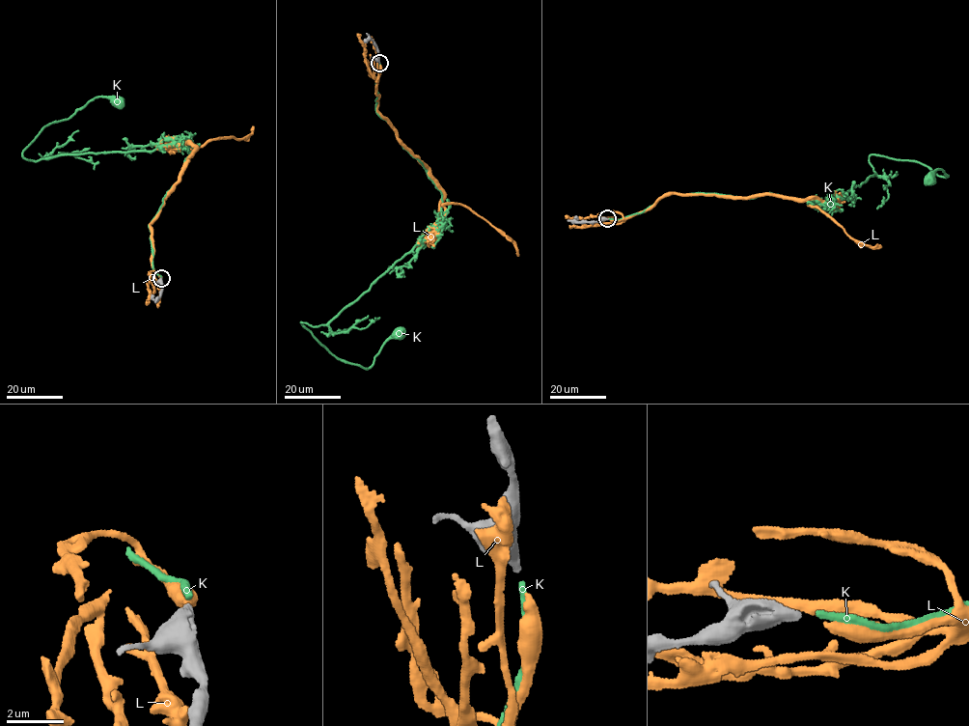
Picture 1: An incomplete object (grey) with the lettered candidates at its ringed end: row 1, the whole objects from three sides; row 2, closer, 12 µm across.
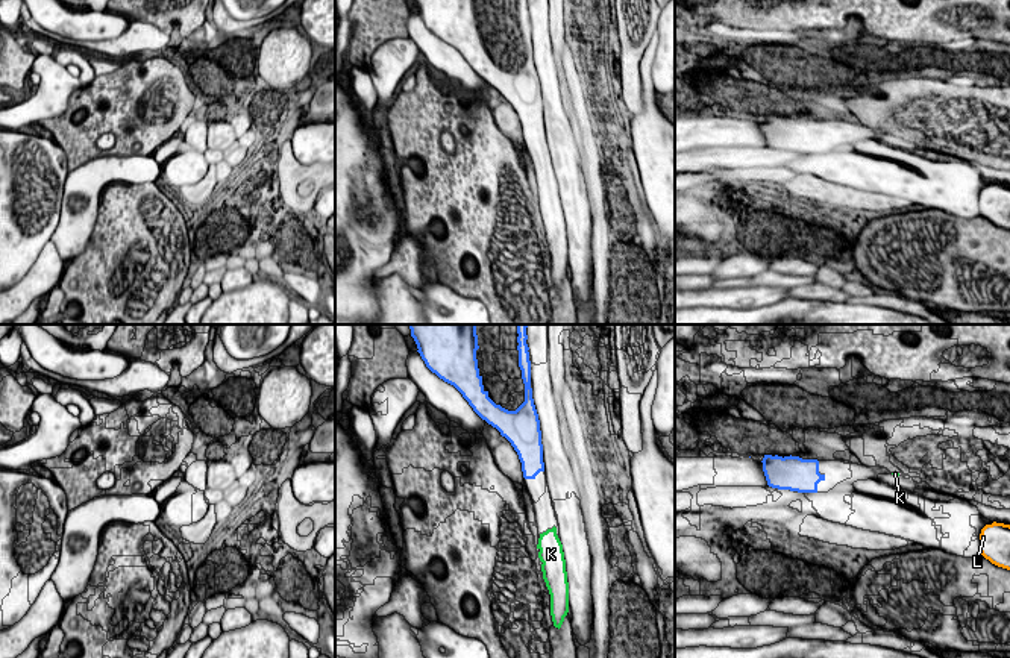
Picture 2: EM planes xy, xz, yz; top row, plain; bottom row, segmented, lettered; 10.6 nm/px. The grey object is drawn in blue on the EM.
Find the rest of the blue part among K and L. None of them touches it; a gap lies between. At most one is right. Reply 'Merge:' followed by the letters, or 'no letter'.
Merge: K

